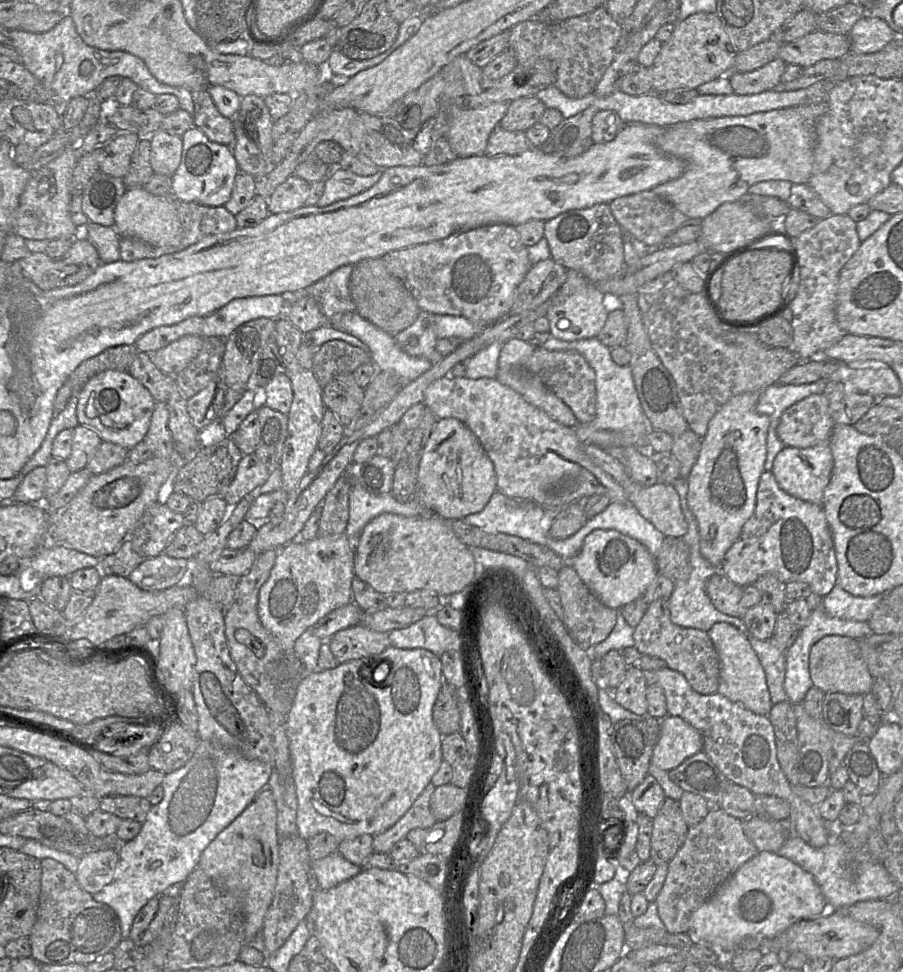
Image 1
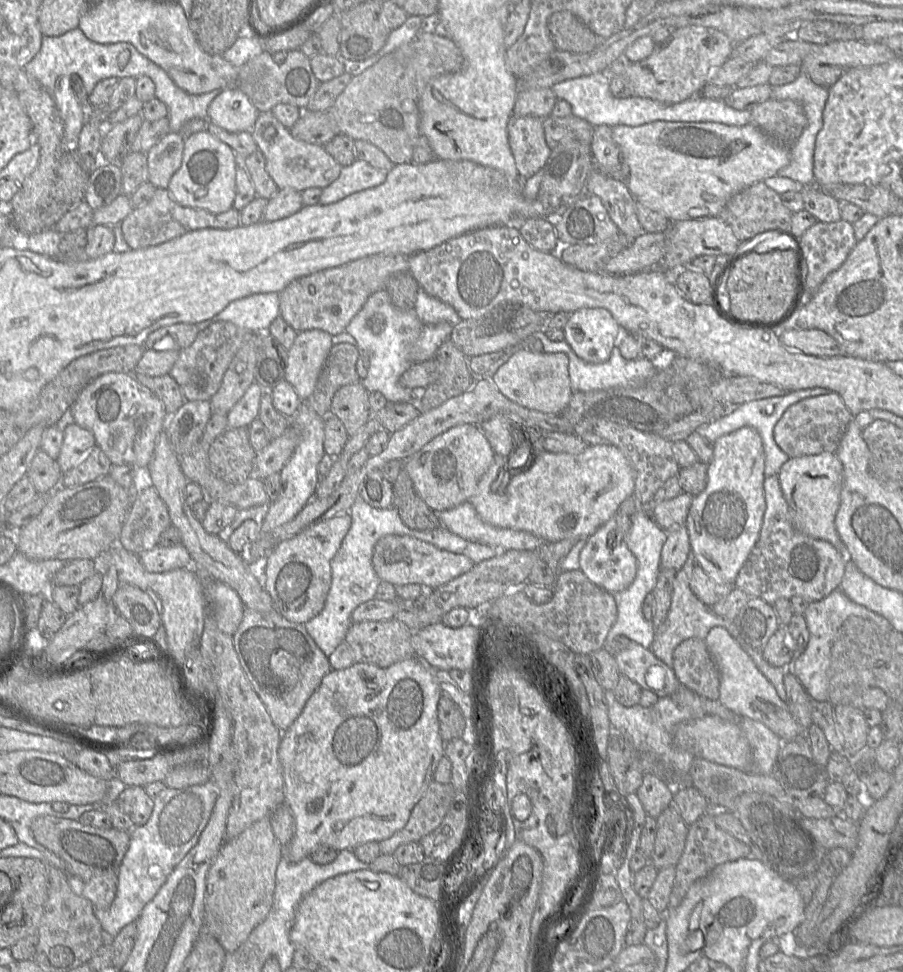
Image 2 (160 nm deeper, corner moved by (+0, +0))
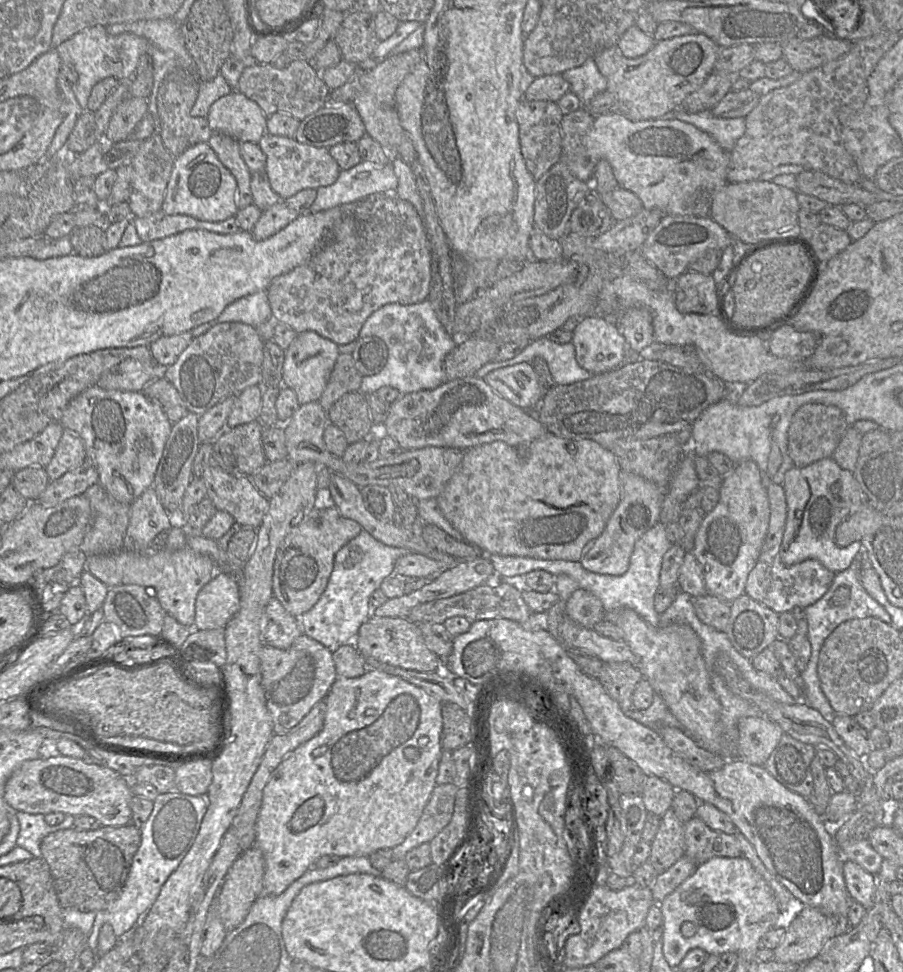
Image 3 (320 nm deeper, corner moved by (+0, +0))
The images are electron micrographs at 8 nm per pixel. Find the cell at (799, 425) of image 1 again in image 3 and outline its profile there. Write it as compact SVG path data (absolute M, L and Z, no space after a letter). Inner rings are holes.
M809 403L793 415L788 429L788 454L796 467L806 467L816 461L832 457L840 440L849 428L844 412L832 405Z

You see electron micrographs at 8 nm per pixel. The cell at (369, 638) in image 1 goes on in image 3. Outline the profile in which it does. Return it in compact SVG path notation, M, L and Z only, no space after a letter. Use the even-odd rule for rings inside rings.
M371 616L360 626L353 643L363 657L406 670L434 672L442 667L441 660L427 647L418 625L405 617Z

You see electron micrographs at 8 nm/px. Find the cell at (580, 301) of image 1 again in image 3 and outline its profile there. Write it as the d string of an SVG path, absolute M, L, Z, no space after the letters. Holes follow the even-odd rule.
M598 315L582 317L572 332L578 364L595 374L615 370L626 357L626 341L616 323Z

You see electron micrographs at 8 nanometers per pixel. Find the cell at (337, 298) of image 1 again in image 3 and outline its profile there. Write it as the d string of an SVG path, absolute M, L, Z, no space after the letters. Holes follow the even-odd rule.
M428 299L416 304L382 306L367 318L360 330L359 338L368 336L379 337L386 343L388 358L379 373L362 377L360 391L365 395L375 393L383 386L393 387L405 395L435 389L448 381L444 359L459 340L445 331Z

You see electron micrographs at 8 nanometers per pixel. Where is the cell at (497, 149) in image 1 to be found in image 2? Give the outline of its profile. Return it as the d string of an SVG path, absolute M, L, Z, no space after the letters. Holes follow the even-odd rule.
M512 115L508 140L521 179L528 179L546 165L551 149L546 143L543 119Z

